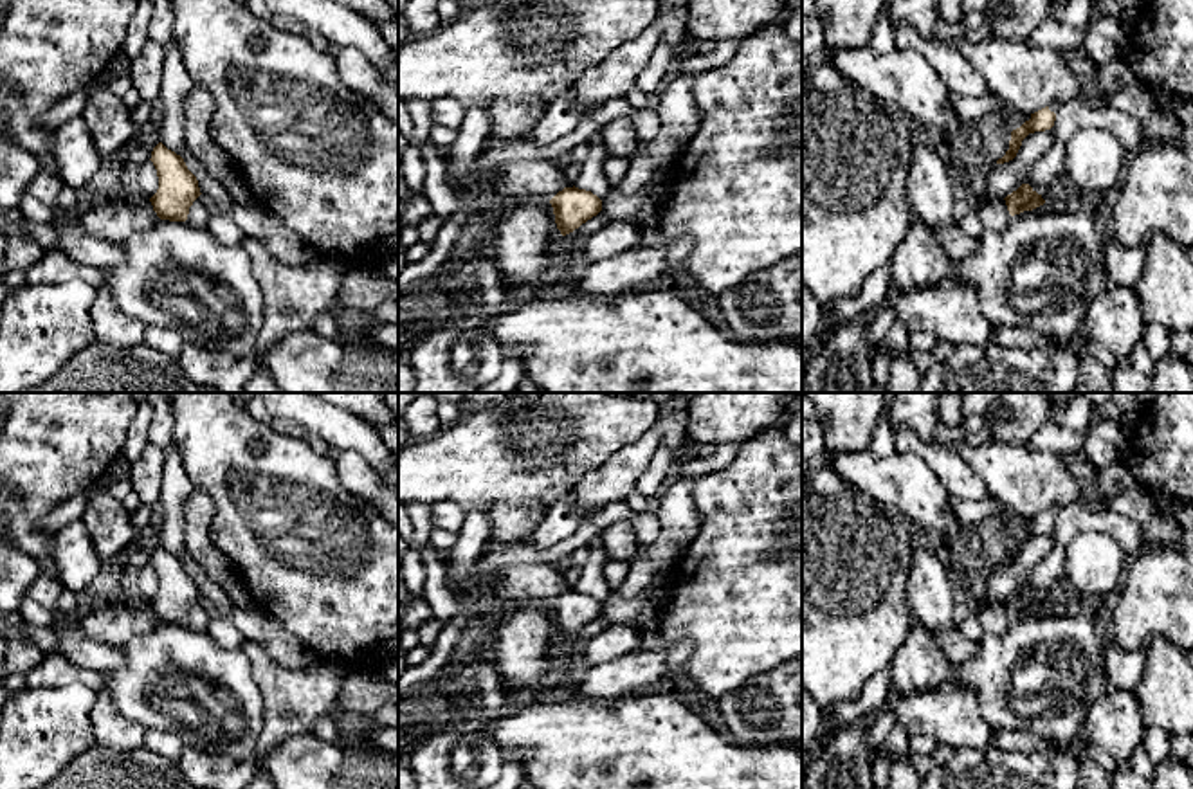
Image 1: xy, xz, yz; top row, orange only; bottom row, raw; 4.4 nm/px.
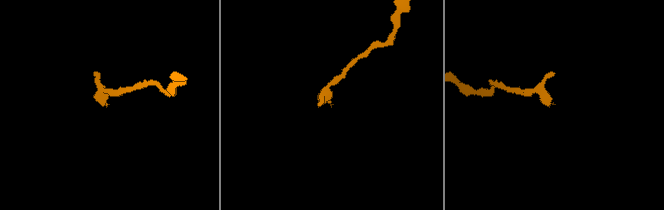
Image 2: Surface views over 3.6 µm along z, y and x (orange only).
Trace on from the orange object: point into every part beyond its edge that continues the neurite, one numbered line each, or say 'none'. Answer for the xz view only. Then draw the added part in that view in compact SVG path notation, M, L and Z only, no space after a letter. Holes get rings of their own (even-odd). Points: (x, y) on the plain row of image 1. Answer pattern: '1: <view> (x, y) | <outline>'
none

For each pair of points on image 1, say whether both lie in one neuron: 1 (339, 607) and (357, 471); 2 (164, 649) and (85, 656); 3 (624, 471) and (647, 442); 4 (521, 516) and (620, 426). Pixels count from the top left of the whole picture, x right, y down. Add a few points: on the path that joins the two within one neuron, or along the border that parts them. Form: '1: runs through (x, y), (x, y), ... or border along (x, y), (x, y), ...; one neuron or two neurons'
1: border along (332, 460), (336, 478), (348, 490), (368, 501); two neurons
2: border along (119, 647), (123, 663), (107, 674); two neurons
3: runs through (629, 463), (644, 449); one neuron
4: border along (548, 503), (500, 501), (496, 505); two neurons

